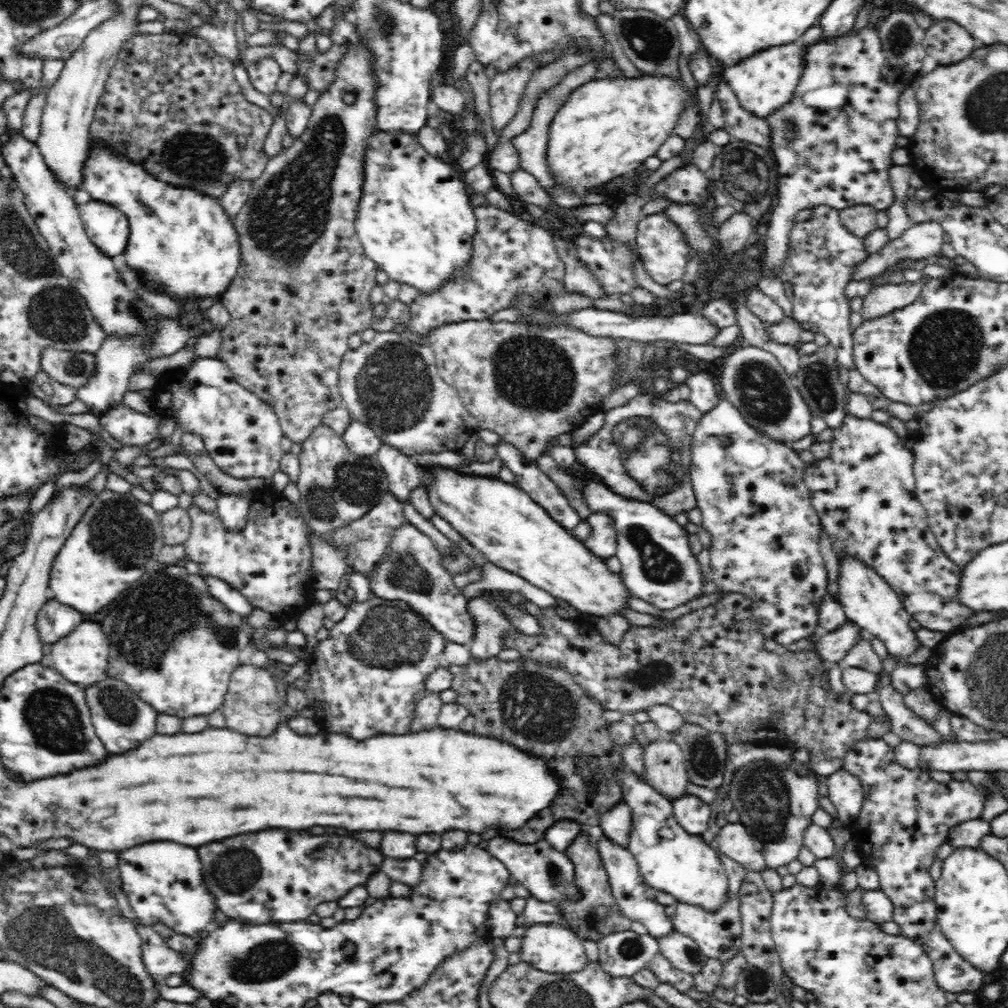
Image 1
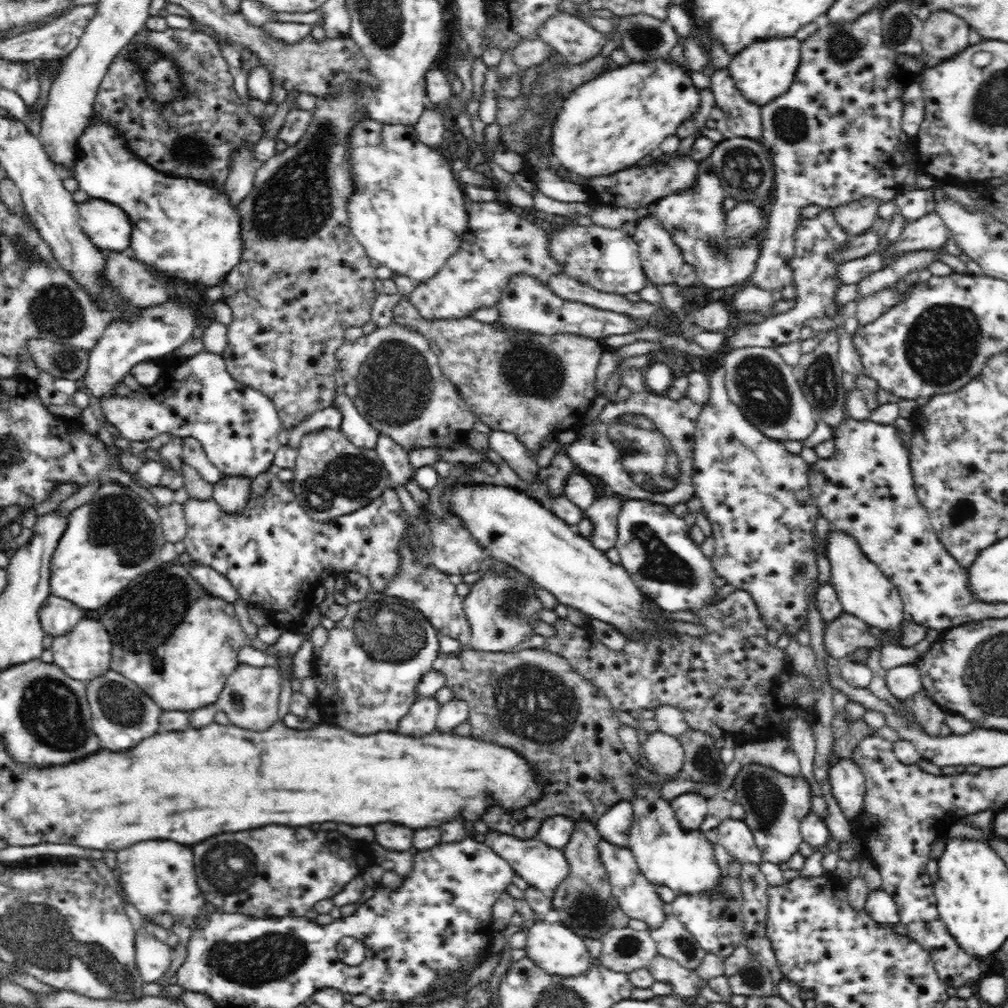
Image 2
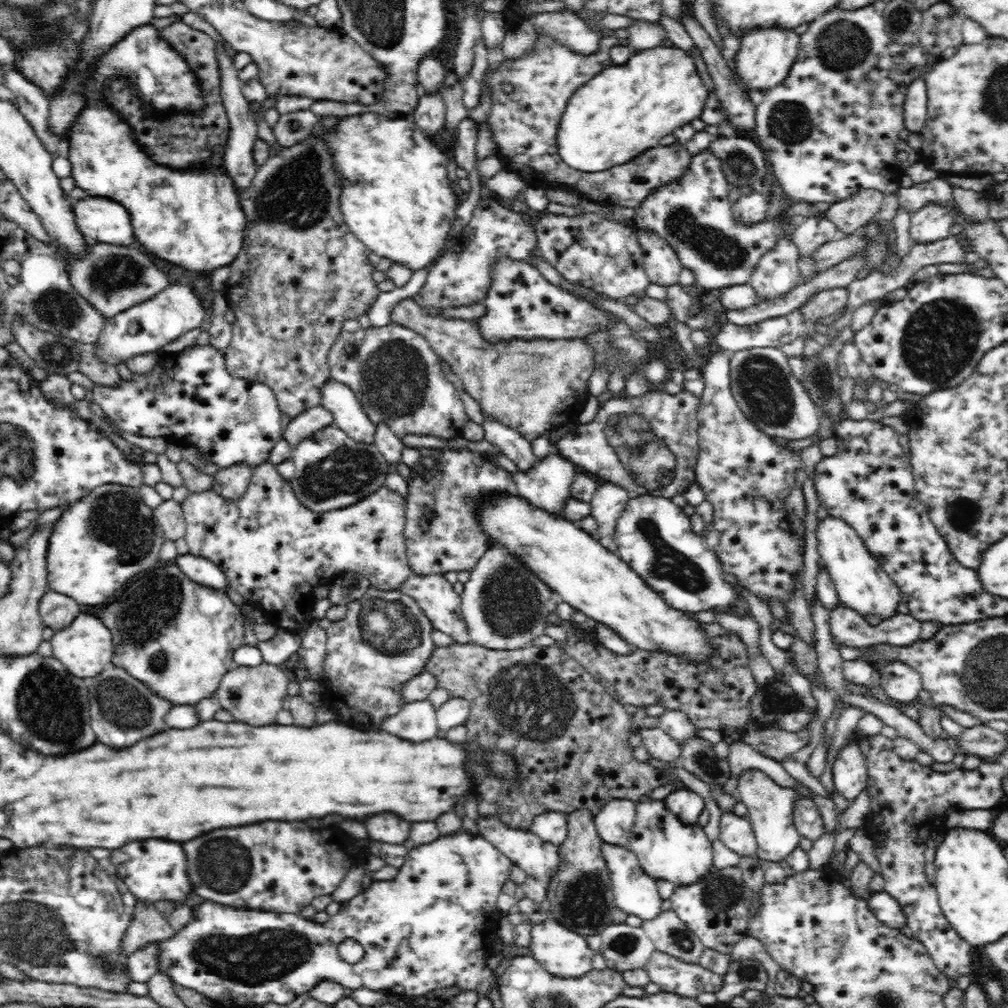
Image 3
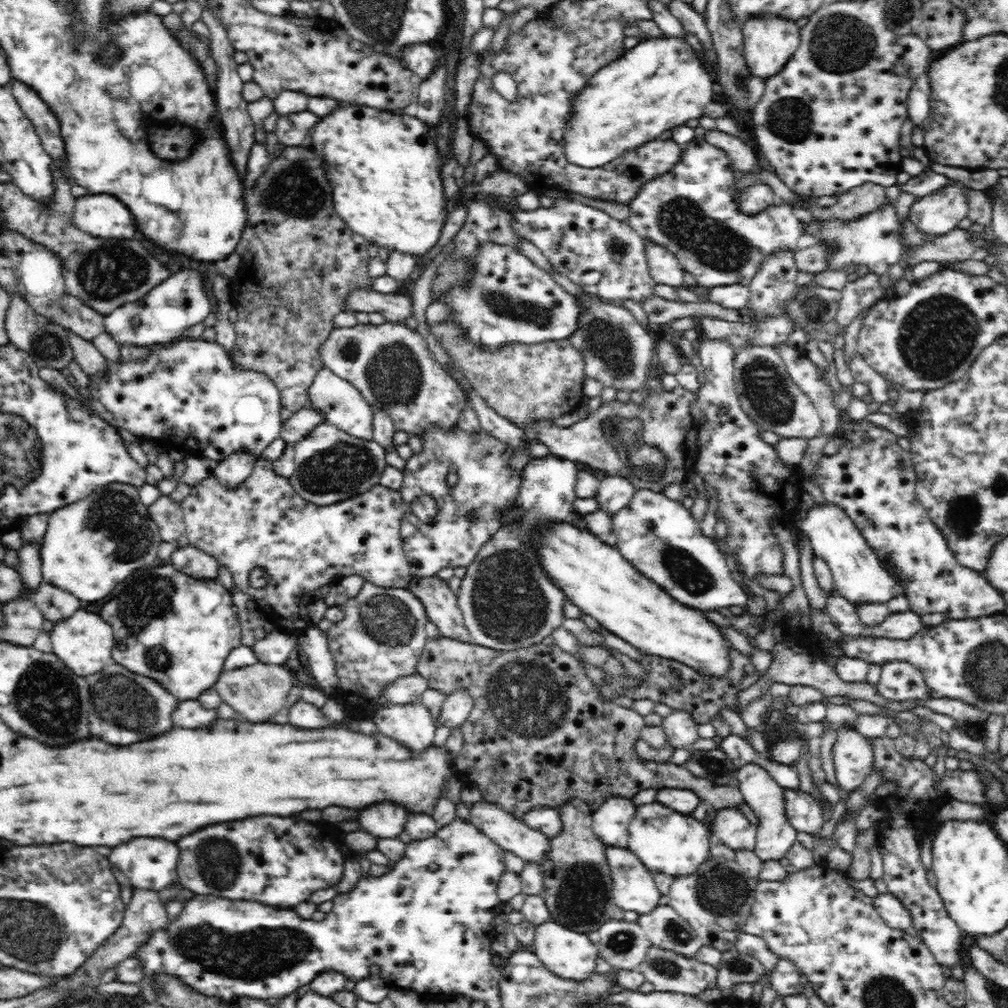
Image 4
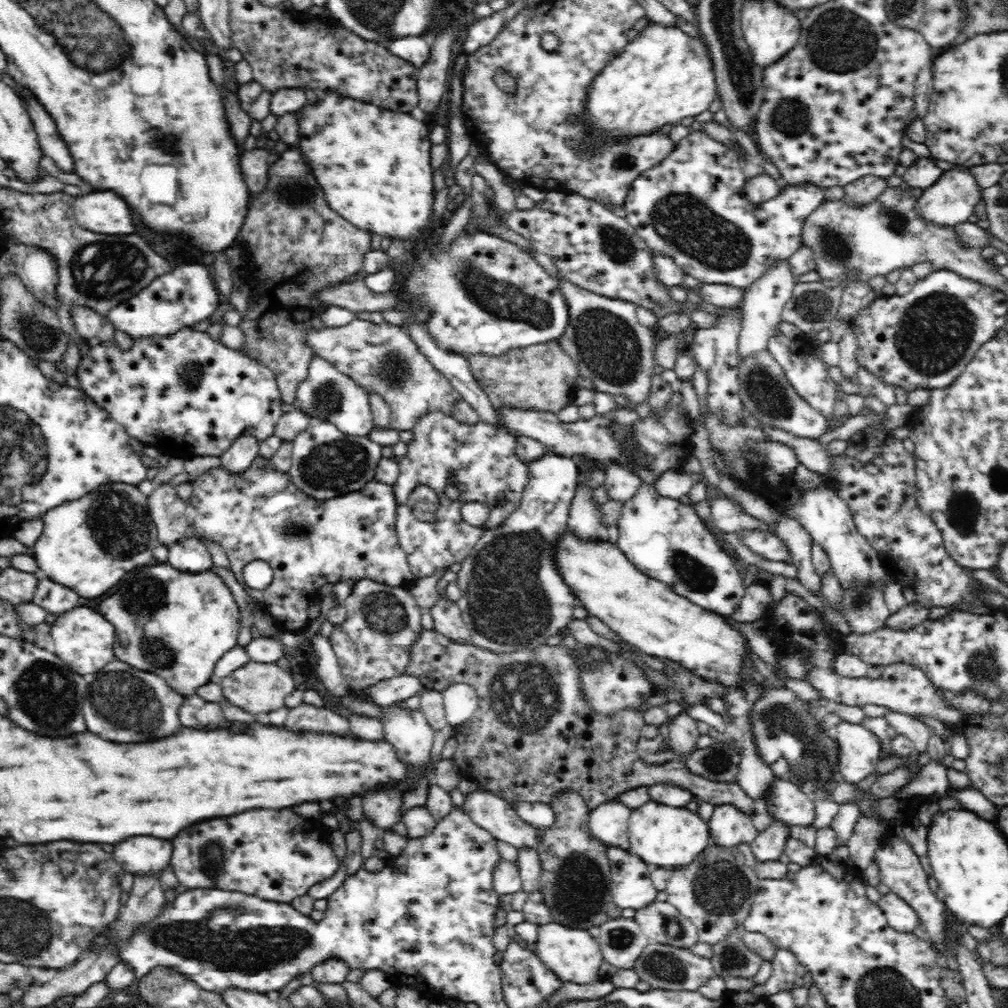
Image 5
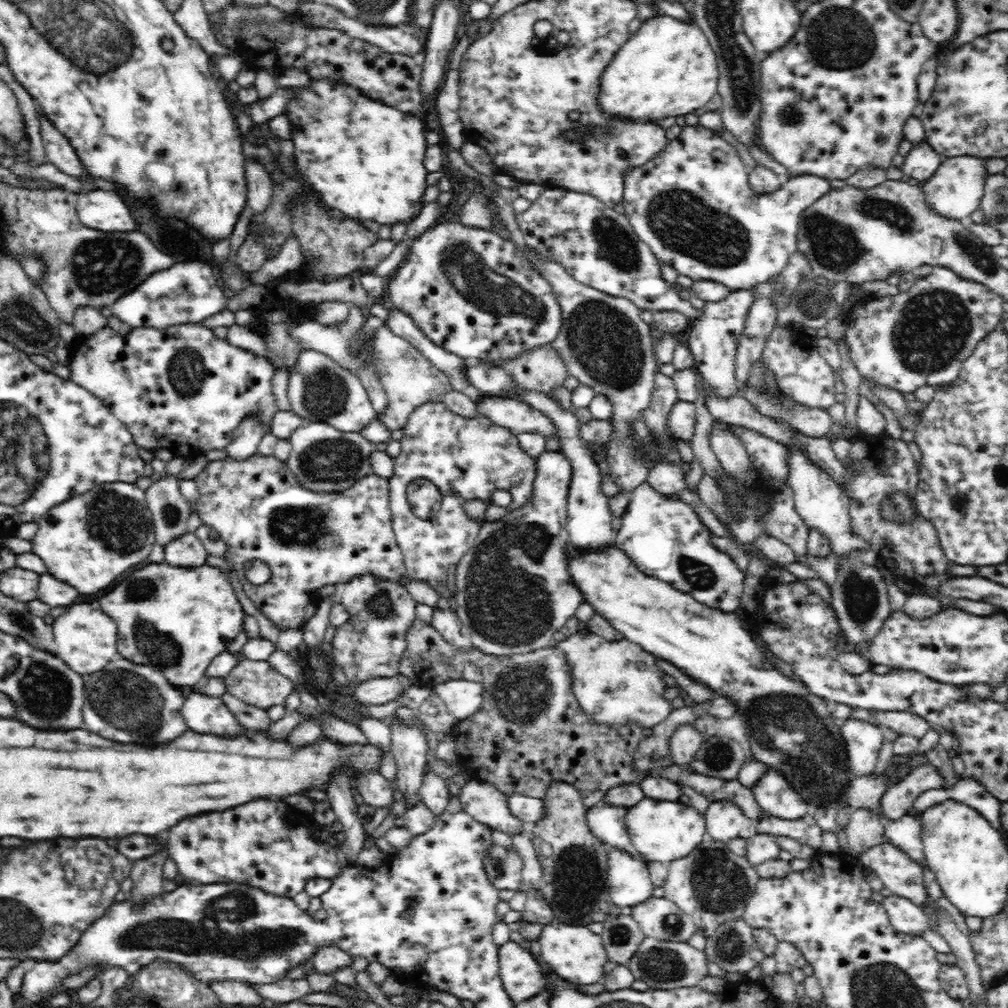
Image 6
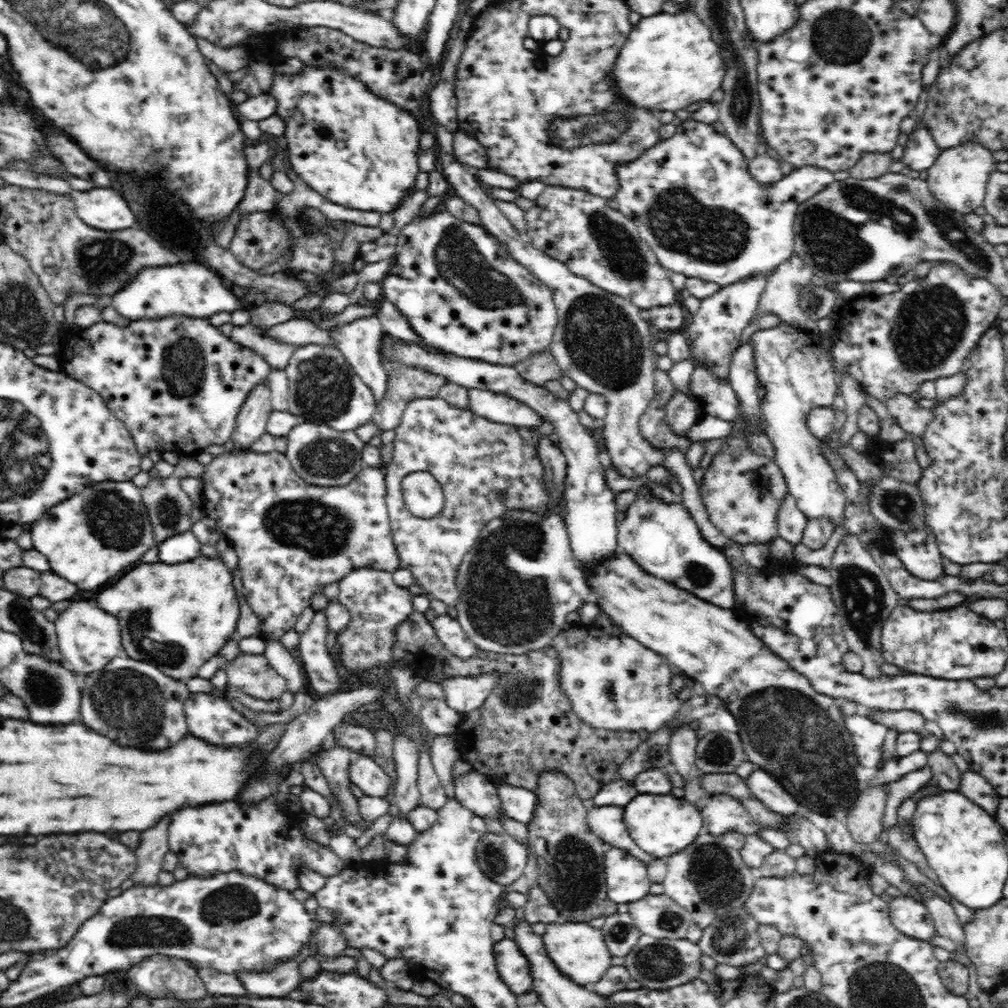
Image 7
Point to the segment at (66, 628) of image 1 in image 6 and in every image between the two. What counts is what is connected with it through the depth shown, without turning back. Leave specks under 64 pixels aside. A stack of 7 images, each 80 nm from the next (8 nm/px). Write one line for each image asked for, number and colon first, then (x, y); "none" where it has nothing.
2: (57, 616)
3: (56, 610)
4: (55, 604)
5: (56, 599)
6: (50, 591)

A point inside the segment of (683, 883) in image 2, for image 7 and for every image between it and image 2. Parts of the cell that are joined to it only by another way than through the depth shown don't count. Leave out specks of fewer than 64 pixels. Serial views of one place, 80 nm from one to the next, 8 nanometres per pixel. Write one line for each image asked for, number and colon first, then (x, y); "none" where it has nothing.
3: (668, 849)
4: (667, 842)
5: (668, 837)
6: (661, 830)
7: (661, 825)

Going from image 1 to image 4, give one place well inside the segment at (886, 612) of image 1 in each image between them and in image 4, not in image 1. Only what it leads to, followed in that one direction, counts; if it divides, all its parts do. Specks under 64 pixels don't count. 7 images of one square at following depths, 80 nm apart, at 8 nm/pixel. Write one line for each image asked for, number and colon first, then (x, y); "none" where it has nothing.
2: (863, 591)
3: (861, 585)
4: (859, 577)

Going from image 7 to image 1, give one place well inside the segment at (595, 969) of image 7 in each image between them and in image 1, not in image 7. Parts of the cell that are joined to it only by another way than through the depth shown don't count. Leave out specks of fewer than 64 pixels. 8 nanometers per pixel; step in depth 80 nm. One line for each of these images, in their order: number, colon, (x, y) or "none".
1: (548, 947)
2: (558, 951)
3: (559, 951)
4: (570, 955)
5: (574, 956)
6: (576, 954)

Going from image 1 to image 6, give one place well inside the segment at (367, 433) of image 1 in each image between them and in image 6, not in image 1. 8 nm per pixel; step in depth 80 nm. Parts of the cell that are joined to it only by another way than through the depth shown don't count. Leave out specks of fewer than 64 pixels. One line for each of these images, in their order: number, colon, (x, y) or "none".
2: (356, 428)
3: (340, 400)
4: (343, 405)
5: (327, 395)
6: (320, 390)

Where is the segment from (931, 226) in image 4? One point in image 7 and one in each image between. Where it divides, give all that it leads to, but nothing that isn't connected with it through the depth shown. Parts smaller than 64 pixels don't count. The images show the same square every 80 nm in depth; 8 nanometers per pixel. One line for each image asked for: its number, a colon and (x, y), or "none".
5: (950, 201)
6: (955, 190)
7: (958, 178)

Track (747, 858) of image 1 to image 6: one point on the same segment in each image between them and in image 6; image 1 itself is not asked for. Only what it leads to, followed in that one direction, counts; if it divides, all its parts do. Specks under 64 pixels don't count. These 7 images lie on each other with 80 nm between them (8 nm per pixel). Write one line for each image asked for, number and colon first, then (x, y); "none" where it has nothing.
2: (735, 836)
3: (736, 833)
4: (733, 829)
5: (729, 826)
6: (725, 821)

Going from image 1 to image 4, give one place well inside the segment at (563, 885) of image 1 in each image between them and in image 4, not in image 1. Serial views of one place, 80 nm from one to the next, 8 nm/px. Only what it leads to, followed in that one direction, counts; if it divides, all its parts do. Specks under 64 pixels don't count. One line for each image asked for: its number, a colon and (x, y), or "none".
2: (541, 866)
3: (540, 860)
4: (508, 832)

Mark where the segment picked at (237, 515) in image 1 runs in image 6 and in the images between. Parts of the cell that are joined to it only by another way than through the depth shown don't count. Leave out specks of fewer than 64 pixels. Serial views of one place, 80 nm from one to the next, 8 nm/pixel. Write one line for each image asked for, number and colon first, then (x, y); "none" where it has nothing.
2: (232, 495)
3: (232, 484)
4: (238, 467)
5: (242, 452)
6: (247, 436)

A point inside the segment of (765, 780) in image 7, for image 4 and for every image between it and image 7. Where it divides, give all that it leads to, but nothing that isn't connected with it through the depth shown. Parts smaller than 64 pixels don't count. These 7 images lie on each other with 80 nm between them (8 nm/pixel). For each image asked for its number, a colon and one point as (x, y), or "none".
4: (806, 815)
5: (787, 801)
6: (777, 798)

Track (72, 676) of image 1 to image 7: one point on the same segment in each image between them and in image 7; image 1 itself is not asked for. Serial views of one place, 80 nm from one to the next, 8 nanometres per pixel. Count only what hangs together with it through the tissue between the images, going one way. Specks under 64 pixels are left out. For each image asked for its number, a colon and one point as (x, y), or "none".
2: (83, 654)
3: (84, 647)
4: (84, 642)
5: (82, 638)
6: (86, 639)
7: (88, 638)

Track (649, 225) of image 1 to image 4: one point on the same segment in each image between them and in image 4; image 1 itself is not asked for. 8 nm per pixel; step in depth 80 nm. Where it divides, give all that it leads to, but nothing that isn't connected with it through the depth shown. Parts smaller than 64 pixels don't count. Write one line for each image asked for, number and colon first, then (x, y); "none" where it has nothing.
2: (661, 259)
3: (660, 261)
4: (664, 267)

